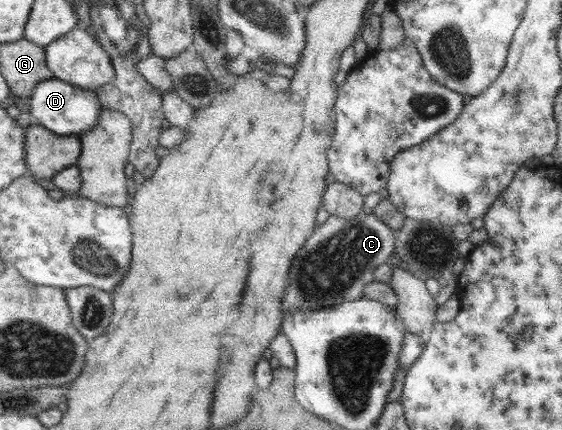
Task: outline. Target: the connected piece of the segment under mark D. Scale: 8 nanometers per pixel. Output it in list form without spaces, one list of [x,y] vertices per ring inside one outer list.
[[[58,77],[40,83],[29,104],[30,112],[41,125],[61,135],[82,135],[96,128],[105,110],[96,90],[82,88]]]

